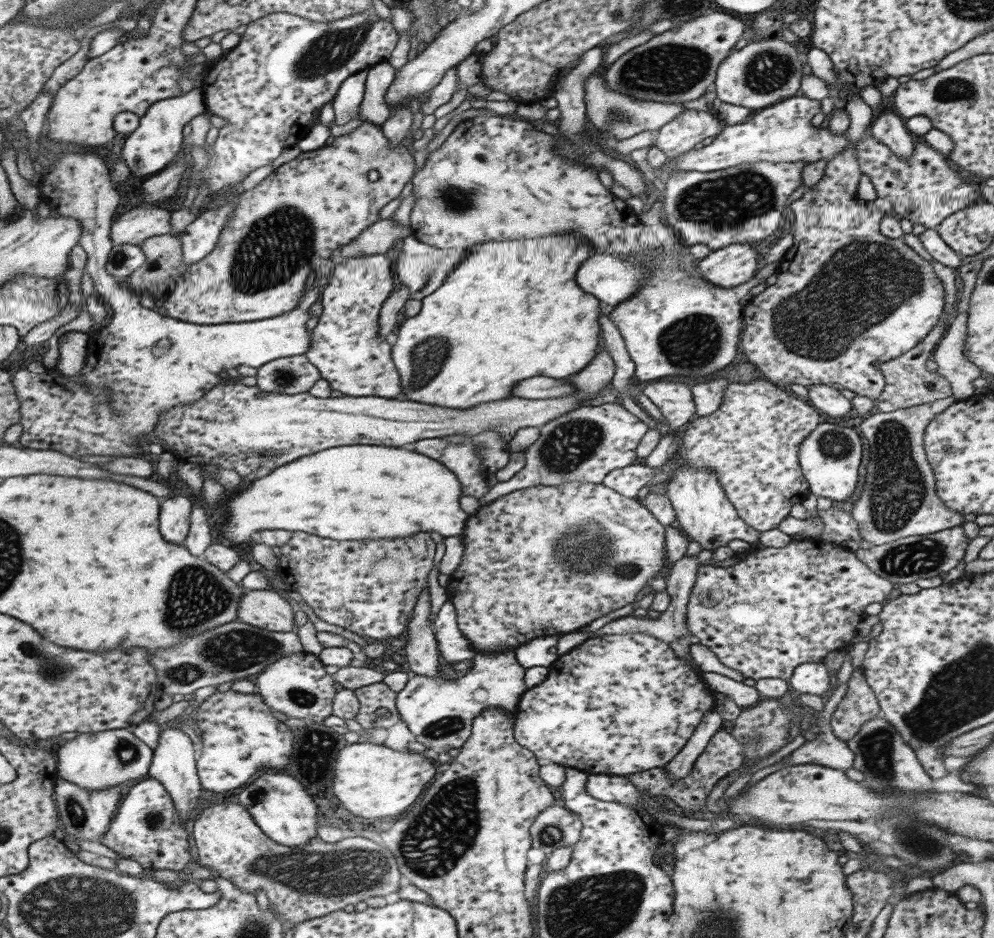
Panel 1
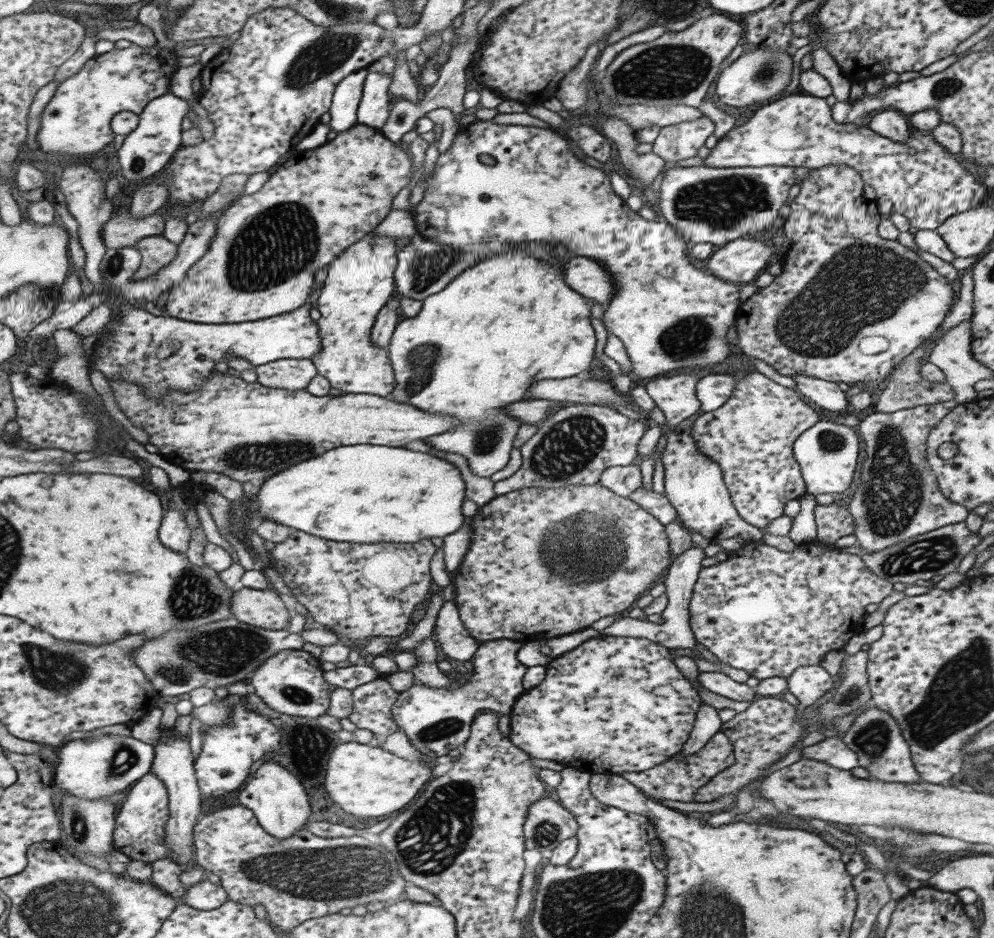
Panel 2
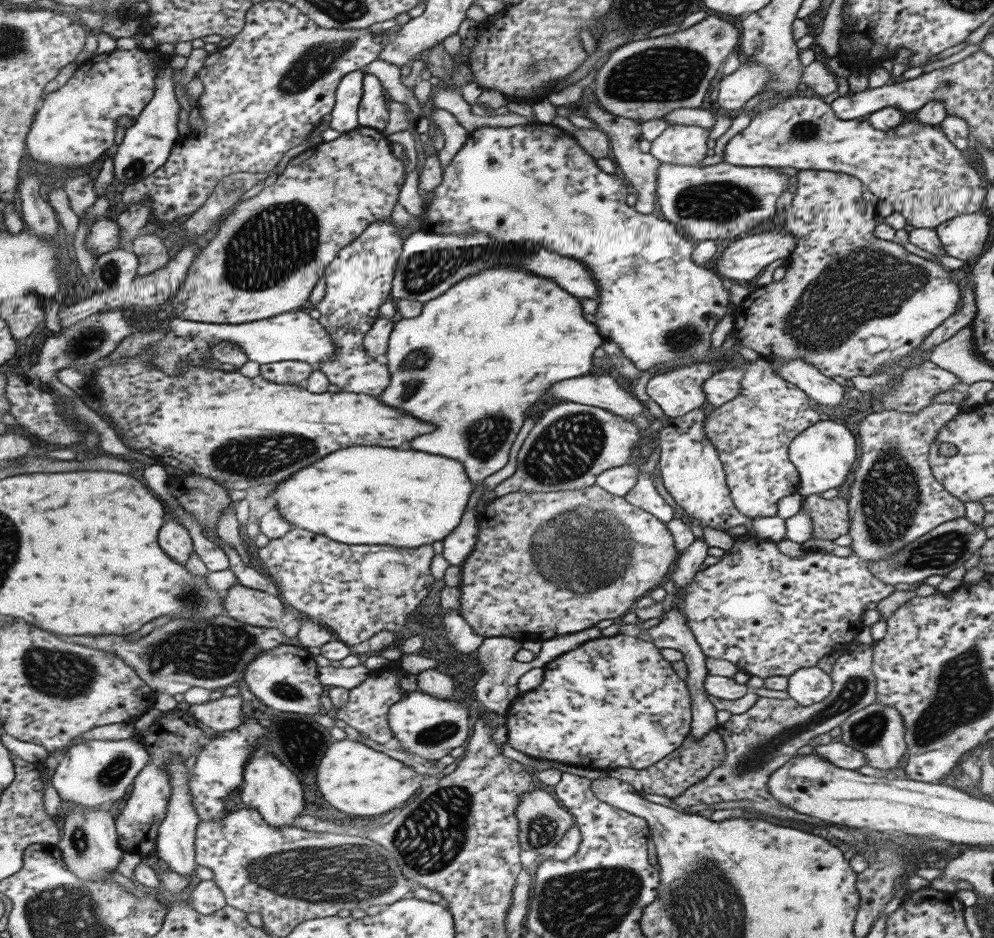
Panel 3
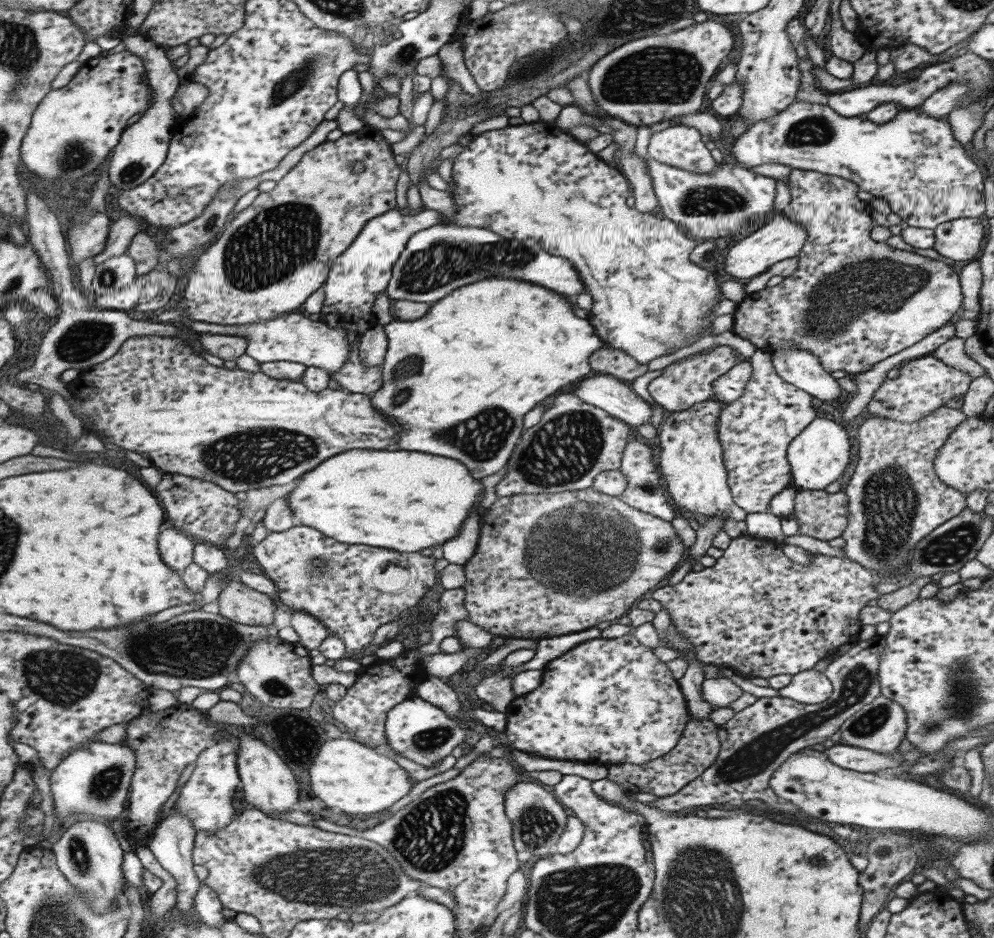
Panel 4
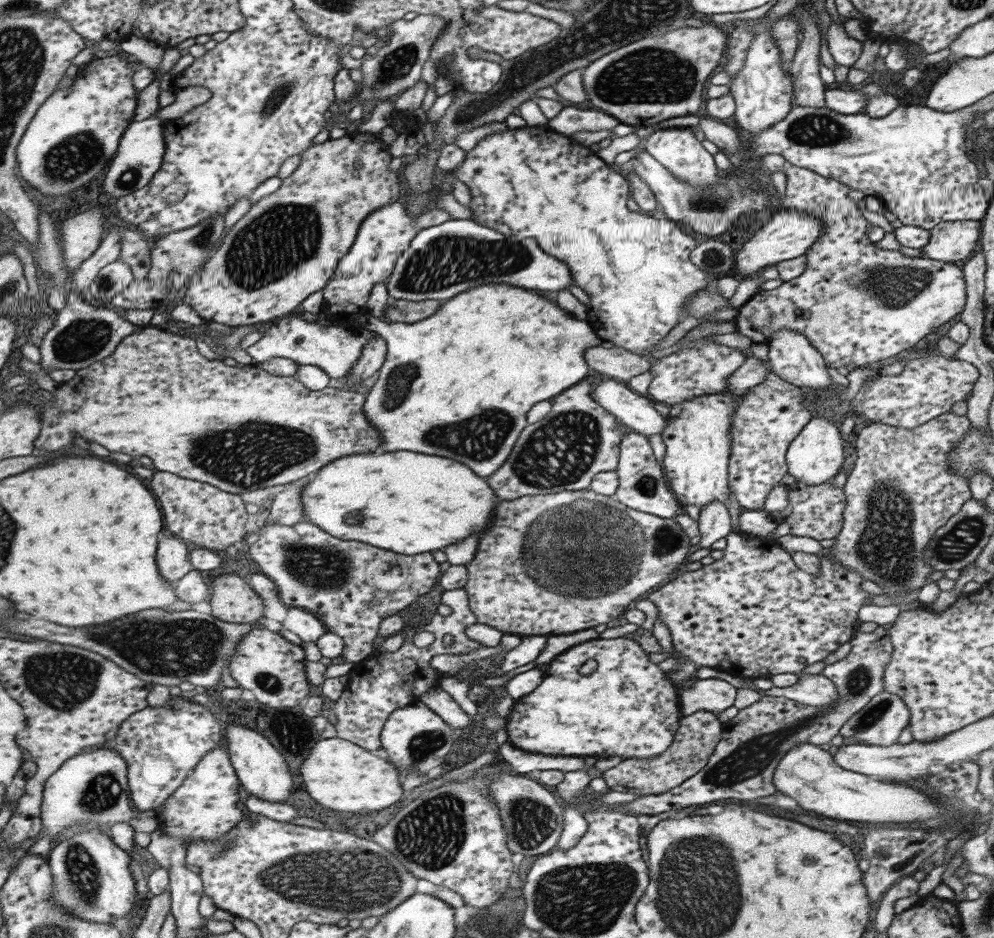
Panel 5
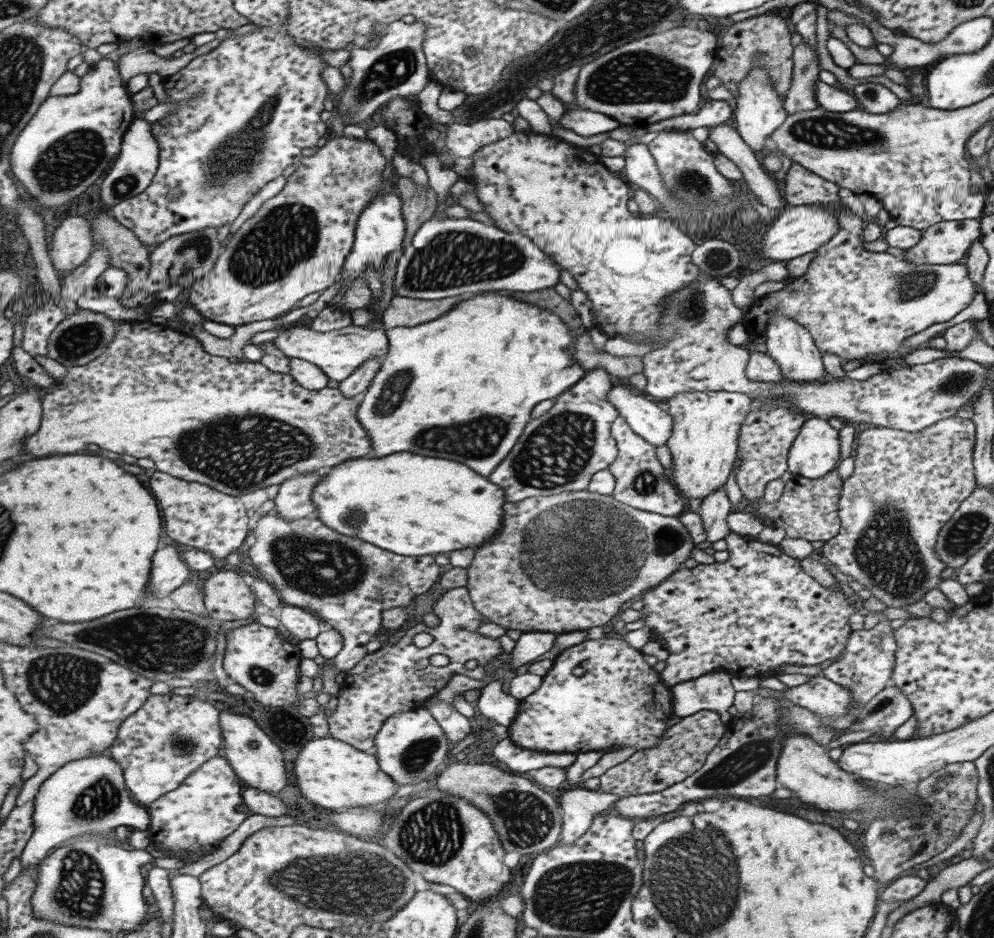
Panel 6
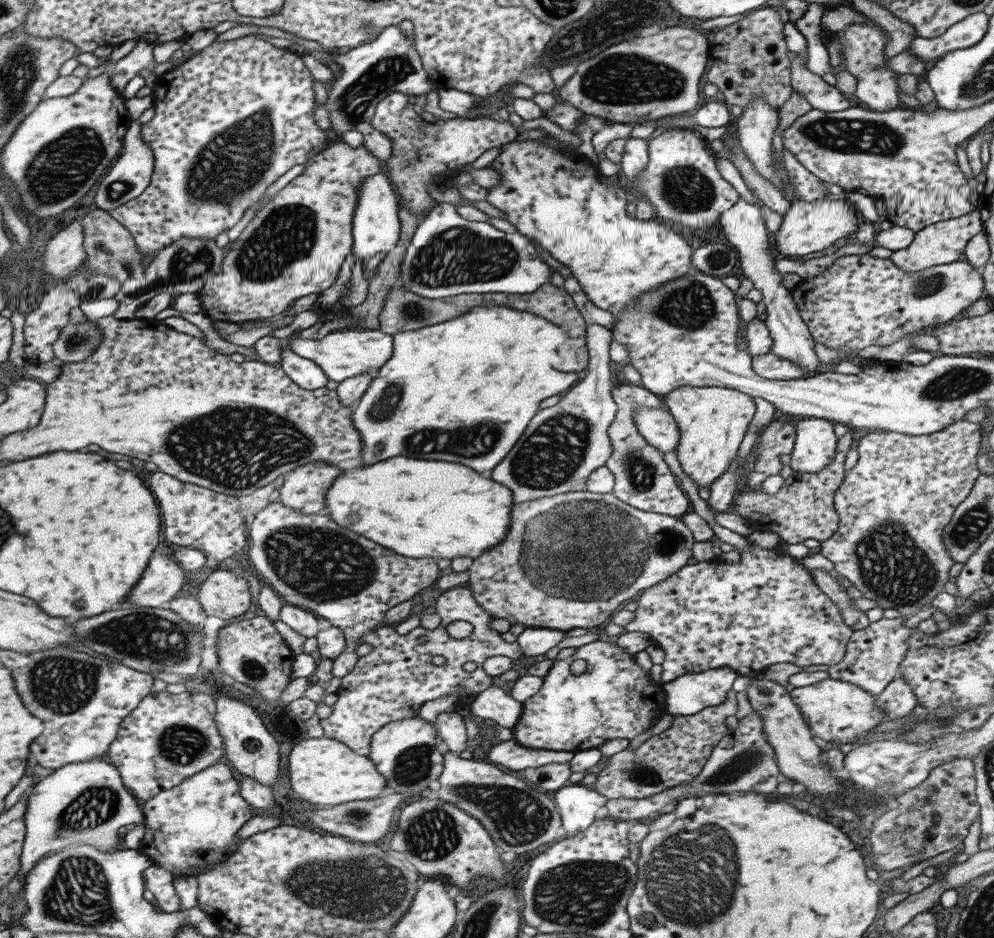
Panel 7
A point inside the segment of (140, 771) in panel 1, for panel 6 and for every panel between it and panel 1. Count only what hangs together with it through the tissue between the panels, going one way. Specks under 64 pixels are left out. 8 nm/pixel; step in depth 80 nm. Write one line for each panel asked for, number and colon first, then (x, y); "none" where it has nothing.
2: (96, 767)
3: (92, 773)
4: (93, 779)
5: (89, 788)
6: (86, 796)

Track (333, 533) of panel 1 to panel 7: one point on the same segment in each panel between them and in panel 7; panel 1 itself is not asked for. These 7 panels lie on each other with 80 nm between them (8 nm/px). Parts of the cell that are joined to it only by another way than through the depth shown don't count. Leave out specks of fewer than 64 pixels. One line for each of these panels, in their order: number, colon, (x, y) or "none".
2: (361, 493)
3: (358, 494)
4: (404, 501)
5: (404, 502)
6: (404, 503)
7: (420, 509)

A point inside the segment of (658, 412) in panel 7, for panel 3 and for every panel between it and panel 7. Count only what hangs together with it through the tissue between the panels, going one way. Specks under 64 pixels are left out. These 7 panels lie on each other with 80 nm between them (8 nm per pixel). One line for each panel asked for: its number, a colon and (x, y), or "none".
3: (604, 391)
4: (614, 396)
5: (636, 412)
6: (645, 419)

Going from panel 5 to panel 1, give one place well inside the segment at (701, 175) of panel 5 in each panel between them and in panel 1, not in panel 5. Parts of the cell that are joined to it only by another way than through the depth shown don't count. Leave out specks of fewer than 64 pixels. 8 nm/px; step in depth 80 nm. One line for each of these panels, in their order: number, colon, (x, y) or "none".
1: (678, 136)
2: (685, 139)
3: (679, 144)
4: (679, 146)

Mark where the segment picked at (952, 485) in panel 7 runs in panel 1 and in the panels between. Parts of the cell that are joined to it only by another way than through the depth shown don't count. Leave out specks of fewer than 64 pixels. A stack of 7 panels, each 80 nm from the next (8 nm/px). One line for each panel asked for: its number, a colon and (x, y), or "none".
1: (898, 499)
2: (897, 498)
3: (894, 499)
4: (895, 499)
5: (899, 491)
6: (905, 486)

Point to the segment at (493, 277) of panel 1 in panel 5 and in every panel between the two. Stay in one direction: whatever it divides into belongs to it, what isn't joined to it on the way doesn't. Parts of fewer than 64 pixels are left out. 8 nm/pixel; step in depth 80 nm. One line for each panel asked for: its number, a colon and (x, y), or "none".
2: (477, 345)
3: (476, 357)
4: (459, 379)
5: (457, 384)

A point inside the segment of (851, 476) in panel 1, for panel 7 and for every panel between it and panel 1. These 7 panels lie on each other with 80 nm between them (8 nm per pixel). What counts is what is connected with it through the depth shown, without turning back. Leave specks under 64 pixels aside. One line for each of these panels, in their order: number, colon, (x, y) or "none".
2: (826, 453)
3: (822, 454)
4: (817, 456)
5: (814, 456)
6: (814, 452)
7: (814, 443)

